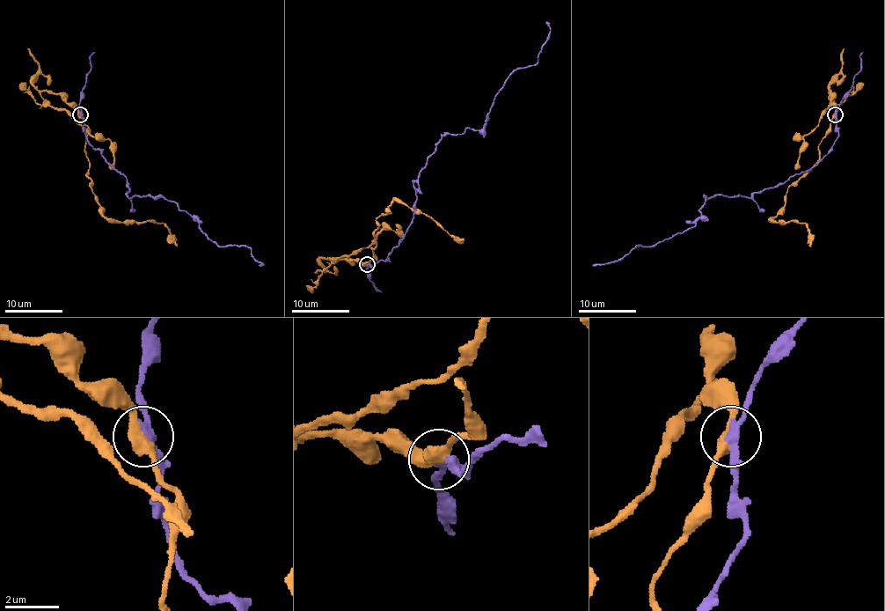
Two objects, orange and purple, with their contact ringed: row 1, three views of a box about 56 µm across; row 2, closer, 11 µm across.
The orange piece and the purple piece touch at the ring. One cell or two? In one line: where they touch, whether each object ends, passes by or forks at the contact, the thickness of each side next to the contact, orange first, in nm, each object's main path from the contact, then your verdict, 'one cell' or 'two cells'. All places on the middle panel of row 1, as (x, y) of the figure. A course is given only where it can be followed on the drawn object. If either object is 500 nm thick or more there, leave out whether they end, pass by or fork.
place (367, 264); orange passes by; purple passes by; calibres 420 and 300 nm; course orange (367, 265), (374, 258), (371, 247), (376, 218), (385, 214), (394, 200), (419, 209), (449, 234), (464, 240); course purple (367, 265), (398, 245), (414, 213), (416, 180), (436, 143), (479, 130), (505, 80), (537, 62), (545, 22); two cells

